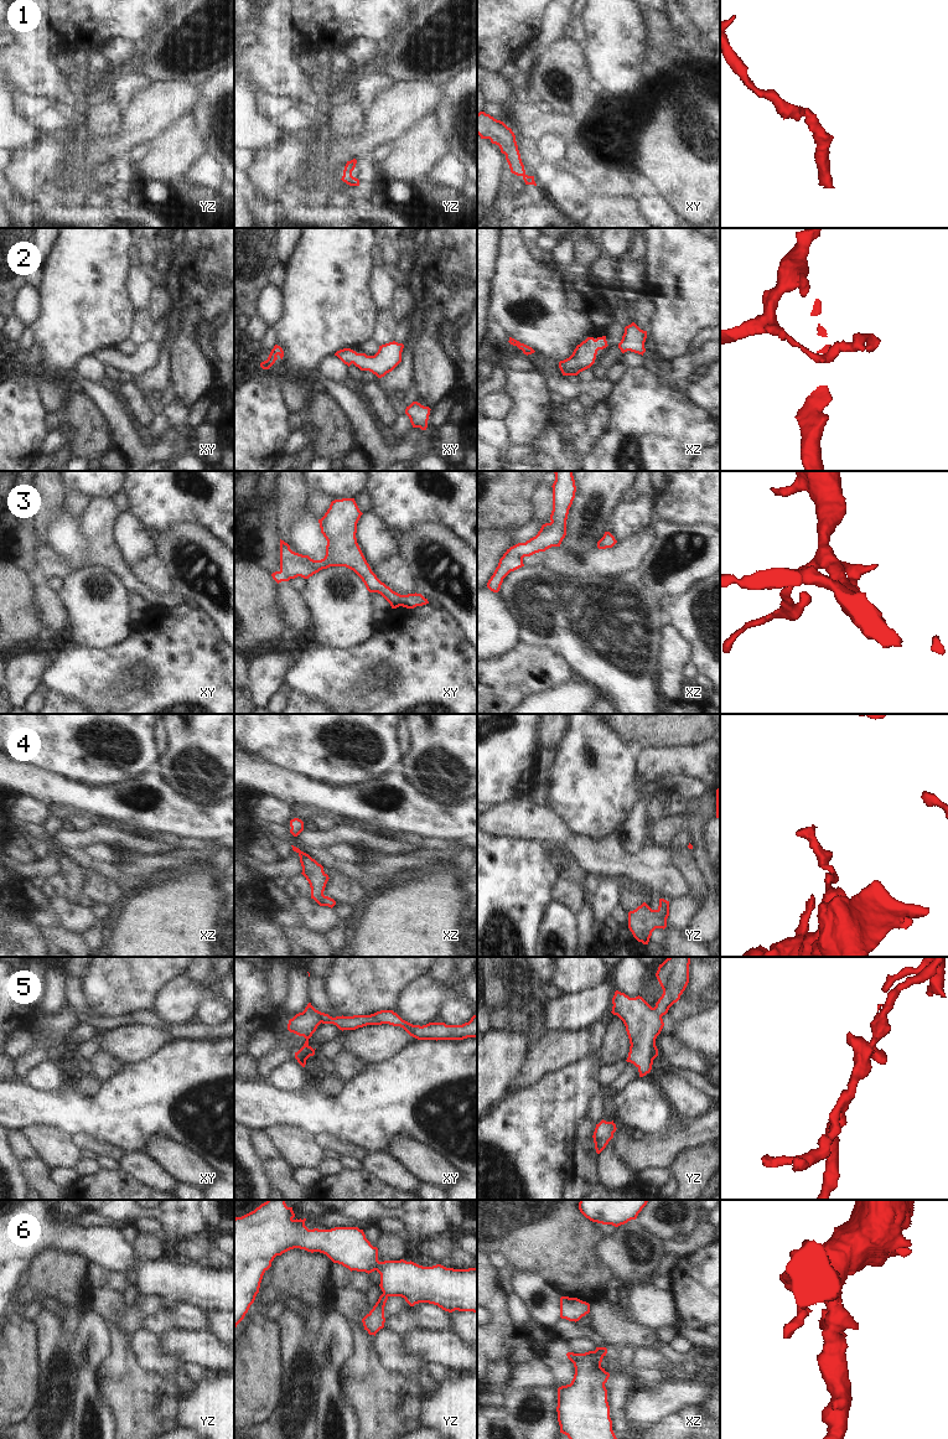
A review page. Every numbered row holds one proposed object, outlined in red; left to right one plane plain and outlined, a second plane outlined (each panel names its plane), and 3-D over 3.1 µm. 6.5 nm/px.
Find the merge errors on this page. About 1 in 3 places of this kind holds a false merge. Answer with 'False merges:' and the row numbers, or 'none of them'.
False merges: 5, 6

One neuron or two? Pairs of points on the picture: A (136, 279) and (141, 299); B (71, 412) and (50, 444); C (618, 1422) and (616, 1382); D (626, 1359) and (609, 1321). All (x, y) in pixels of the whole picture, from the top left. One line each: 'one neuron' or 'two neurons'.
A: one neuron
B: two neurons
C: one neuron
D: two neurons

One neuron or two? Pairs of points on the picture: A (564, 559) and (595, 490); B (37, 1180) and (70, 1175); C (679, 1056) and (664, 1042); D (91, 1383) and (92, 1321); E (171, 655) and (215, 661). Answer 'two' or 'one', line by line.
A: two
B: two
C: one
D: one
E: one

